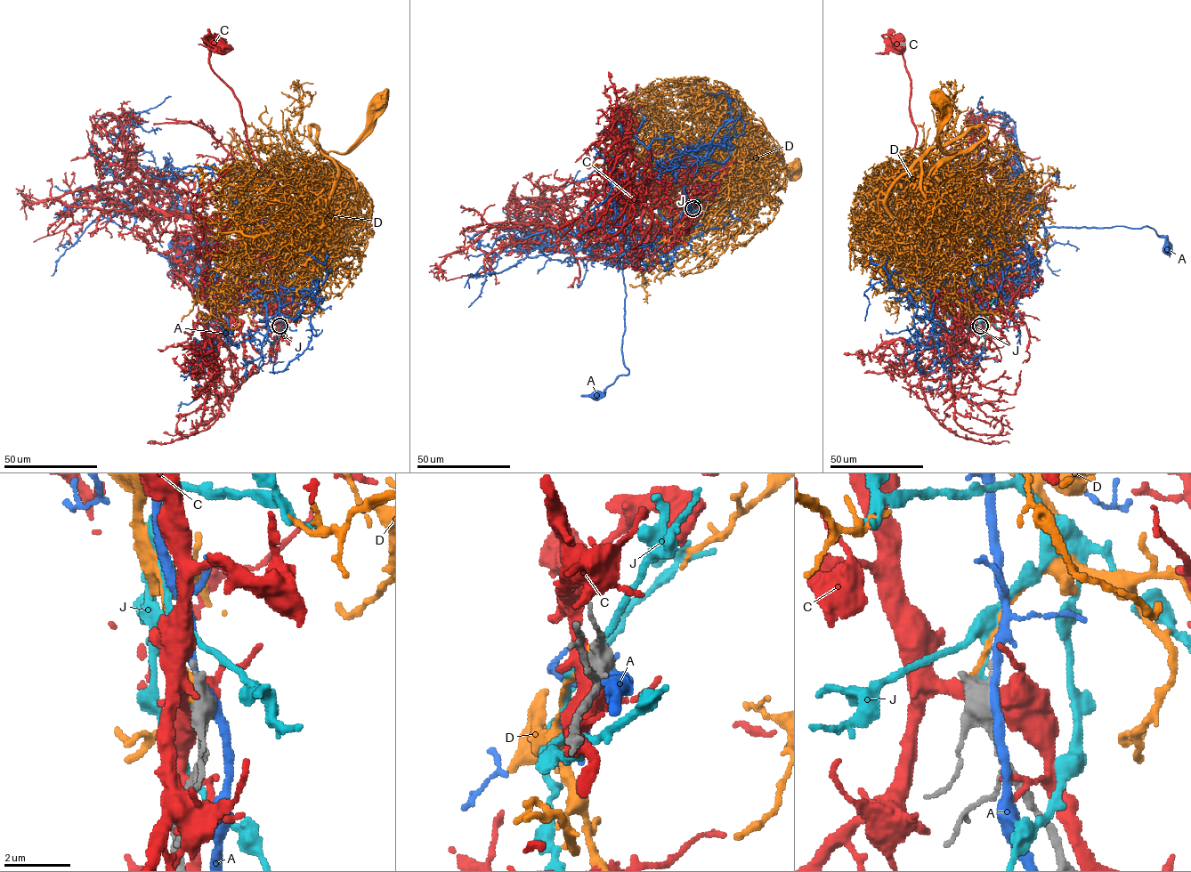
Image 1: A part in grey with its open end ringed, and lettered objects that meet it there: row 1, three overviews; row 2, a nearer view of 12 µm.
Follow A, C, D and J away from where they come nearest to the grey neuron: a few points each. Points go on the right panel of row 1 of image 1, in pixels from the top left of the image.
A: (980, 326), (969, 279), (1026, 247), (1018, 230), (1024, 226), (1147, 226), (1165, 238), (1167, 247)
C: (980, 326), (978, 286), (949, 219), (907, 169), (917, 130), (896, 45)
D: (979, 325), (984, 315), (973, 299), (954, 292), (924, 256), (923, 192)
J: (979, 325), (983, 311), (995, 299)

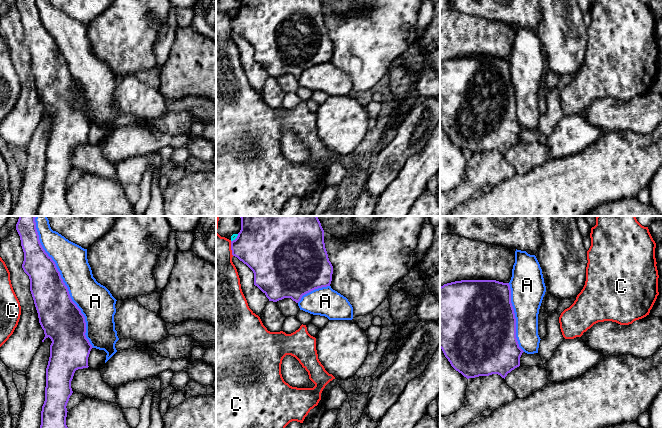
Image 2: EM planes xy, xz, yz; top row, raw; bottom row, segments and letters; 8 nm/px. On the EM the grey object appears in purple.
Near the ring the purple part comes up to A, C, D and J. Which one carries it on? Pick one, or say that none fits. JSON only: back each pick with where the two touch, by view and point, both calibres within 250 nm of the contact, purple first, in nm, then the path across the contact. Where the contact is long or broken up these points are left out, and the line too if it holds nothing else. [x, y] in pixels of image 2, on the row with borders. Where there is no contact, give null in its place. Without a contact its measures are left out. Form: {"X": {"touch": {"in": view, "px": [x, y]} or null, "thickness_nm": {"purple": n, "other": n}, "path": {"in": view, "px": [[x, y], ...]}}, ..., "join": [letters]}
{"join": []}

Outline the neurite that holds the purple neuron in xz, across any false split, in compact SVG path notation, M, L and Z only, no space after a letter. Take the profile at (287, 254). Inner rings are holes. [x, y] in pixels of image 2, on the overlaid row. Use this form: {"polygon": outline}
{"polygon": "M240 216L241 230L235 240L231 241L232 255L246 264L254 273L254 285L257 286L269 299L277 302L284 298L291 298L298 303L302 296L322 287L330 286L332 281L333 266L329 261L324 243L324 230L317 216Z"}

